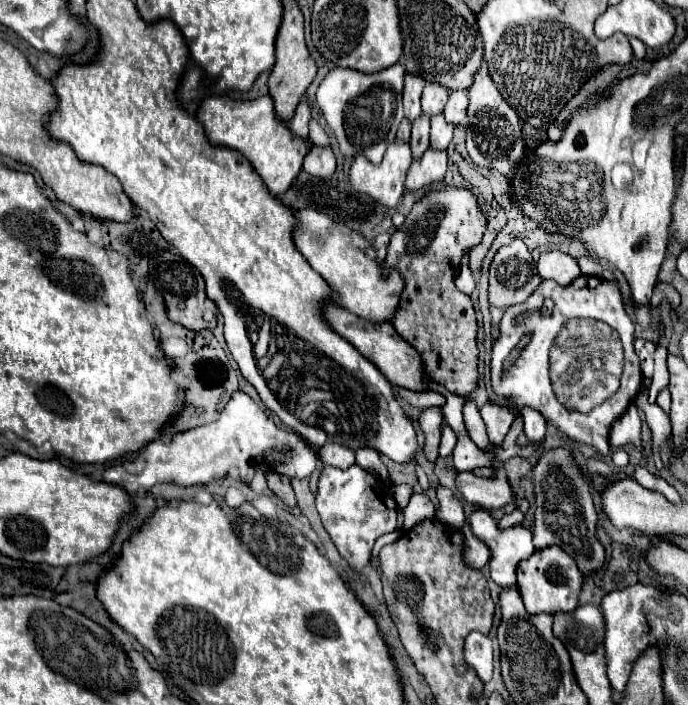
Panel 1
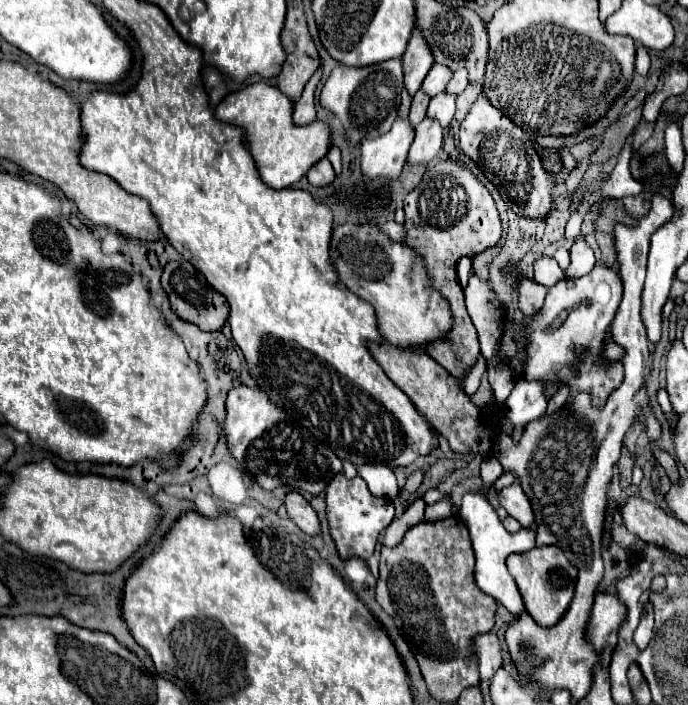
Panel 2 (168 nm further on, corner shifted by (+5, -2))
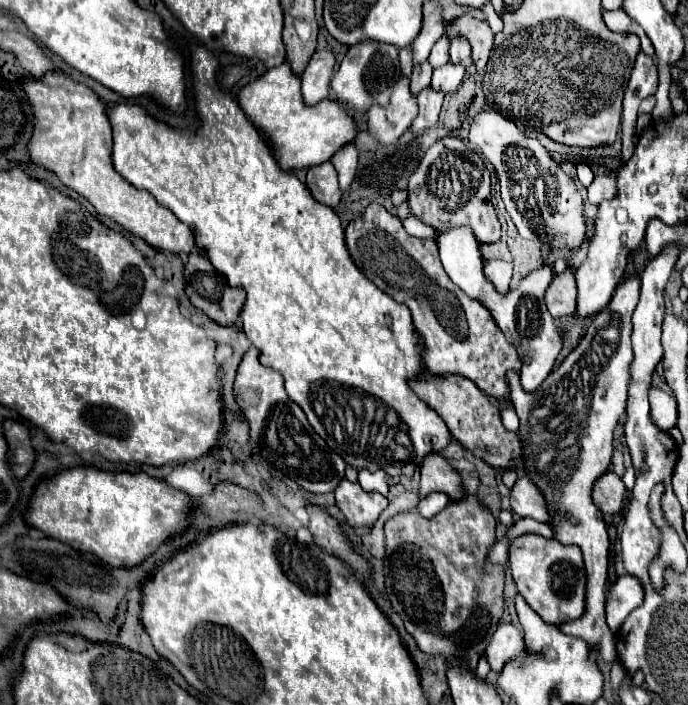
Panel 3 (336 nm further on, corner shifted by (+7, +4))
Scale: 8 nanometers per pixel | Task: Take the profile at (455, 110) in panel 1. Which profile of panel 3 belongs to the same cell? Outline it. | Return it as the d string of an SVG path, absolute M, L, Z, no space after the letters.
M454 38L450 42L450 62L452 64L470 64L470 44L464 38Z

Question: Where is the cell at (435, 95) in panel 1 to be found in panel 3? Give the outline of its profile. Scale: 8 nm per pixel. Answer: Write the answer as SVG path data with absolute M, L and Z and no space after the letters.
M442 36L442 38L436 42L436 46L432 48L430 58L428 58L428 64L432 66L432 70L436 70L436 68L448 64L448 60L450 60L450 56L448 56L448 38Z

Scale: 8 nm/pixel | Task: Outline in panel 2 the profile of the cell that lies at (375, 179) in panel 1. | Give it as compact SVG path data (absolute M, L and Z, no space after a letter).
M396 118L390 132L374 138L374 140L362 140L362 156L360 156L360 164L362 164L362 172L370 178L398 178L402 172L402 166L406 162L406 152L410 148L414 140L414 128L410 124L408 118Z

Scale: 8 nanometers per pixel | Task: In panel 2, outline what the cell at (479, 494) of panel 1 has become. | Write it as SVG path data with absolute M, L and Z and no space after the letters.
M512 484L500 492L500 504L506 508L506 512L516 518L522 528L530 528L534 524L534 512L530 508L530 502L526 500L526 494L522 492L520 484Z

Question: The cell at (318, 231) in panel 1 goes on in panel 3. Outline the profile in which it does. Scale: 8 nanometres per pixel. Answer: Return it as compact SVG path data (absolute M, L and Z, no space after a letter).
M370 204L366 212L352 220L346 228L346 248L358 266L358 270L374 282L380 290L384 290L388 296L392 296L396 302L406 304L412 312L412 322L420 338L424 340L424 368L432 374L460 374L468 380L472 380L484 394L490 398L508 398L508 388L504 386L504 374L508 370L520 370L520 358L510 346L502 334L502 330L492 320L490 312L478 302L468 298L460 288L454 286L454 282L448 278L448 274L442 268L442 262L438 258L436 240L420 240L410 236L402 222L392 216L384 206Z

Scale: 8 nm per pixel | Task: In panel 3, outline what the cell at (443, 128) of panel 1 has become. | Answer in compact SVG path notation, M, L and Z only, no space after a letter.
M448 64L434 72L432 76L432 90L452 94L460 88L464 78L464 66L462 64Z

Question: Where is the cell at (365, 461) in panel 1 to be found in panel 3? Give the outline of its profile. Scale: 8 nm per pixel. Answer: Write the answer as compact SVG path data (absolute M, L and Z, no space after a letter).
M360 470L358 472L358 482L362 486L364 492L378 492L382 496L388 496L388 476L384 470L376 470L376 472L370 472L370 470Z

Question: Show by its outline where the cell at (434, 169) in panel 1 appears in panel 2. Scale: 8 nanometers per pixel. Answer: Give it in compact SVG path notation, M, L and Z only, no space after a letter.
M424 118L416 126L416 138L408 152L408 162L412 162L412 164L434 162L438 152L442 150L442 138L444 138L442 126L436 120Z

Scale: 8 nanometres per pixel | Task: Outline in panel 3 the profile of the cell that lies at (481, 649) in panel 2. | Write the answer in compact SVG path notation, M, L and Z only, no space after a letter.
M498 624L488 648L486 658L494 672L500 672L502 666L522 652L522 634L512 624Z

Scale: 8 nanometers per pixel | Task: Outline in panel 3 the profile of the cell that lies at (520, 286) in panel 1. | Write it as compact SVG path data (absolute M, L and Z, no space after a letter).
M564 270L554 276L550 286L546 288L544 302L552 318L562 318L574 314L576 308L576 282L570 270Z

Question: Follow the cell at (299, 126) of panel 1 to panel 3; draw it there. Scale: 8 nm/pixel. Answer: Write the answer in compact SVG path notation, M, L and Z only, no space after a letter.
M316 52L302 74L302 100L306 106L322 102L330 92L330 76L334 68L334 56L330 52Z

